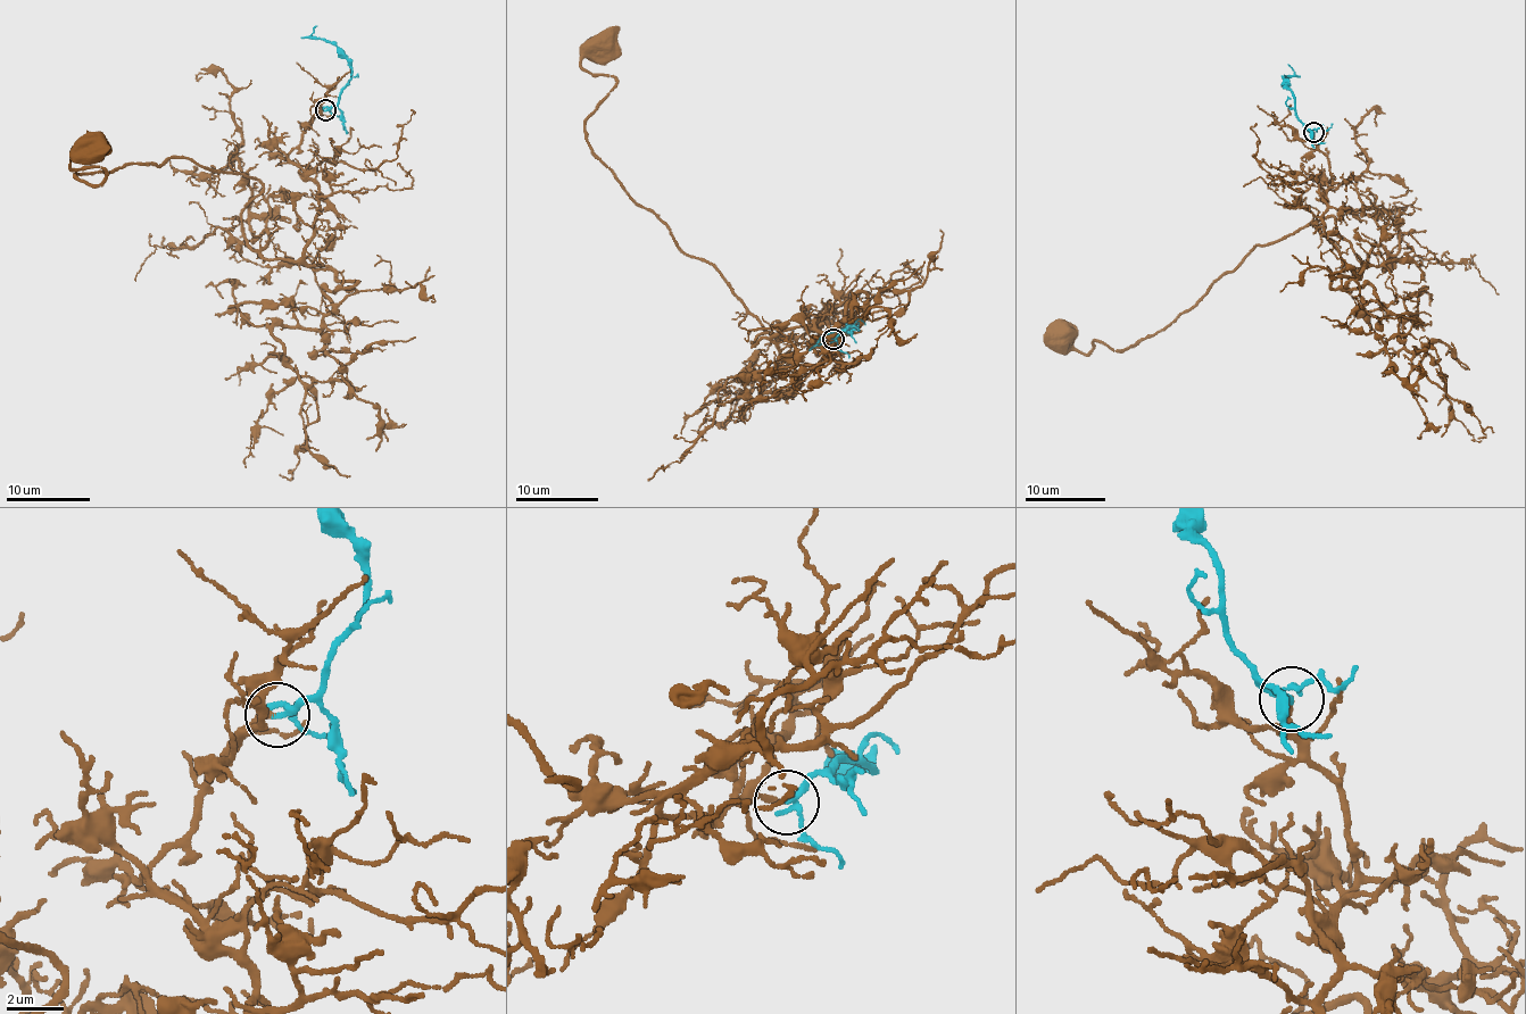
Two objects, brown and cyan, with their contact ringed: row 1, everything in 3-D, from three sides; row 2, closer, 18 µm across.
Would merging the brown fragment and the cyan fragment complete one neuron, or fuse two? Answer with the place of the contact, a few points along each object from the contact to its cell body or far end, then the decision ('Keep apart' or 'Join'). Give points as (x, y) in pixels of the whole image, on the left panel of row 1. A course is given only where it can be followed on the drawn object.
Place: (325, 110). Course of brown: (324, 110), (289, 154), (318, 188), (299, 259), (248, 246), (259, 180), (174, 156), (92, 184), (92, 149). Course of cyan: (324, 110), (336, 106), (350, 77), (350, 63), (329, 42), (310, 36), (316, 26). Join

